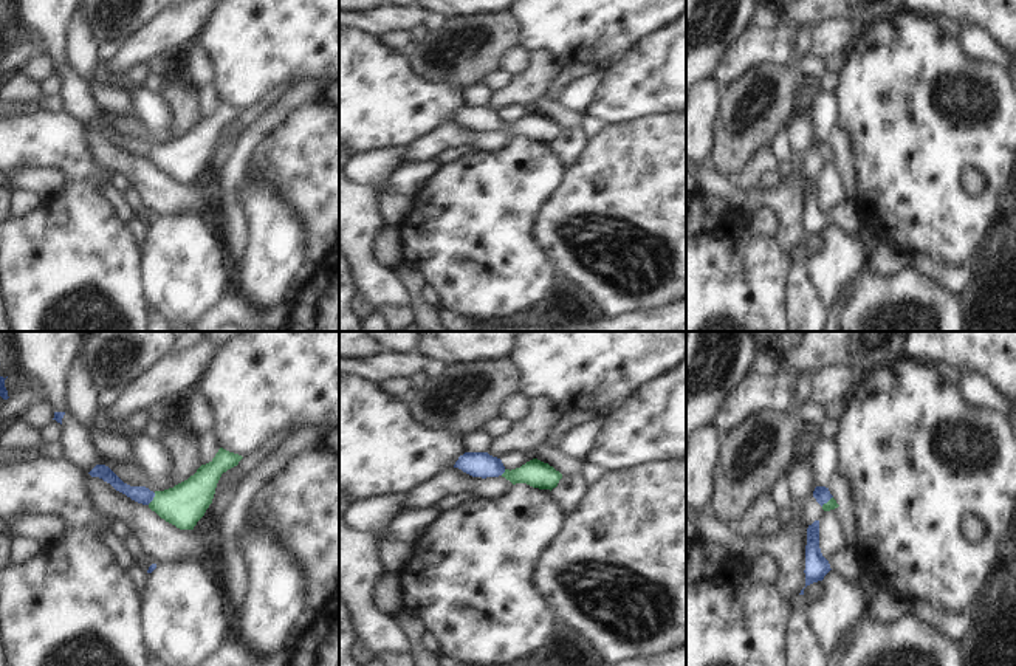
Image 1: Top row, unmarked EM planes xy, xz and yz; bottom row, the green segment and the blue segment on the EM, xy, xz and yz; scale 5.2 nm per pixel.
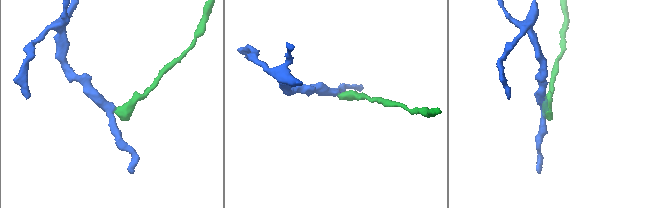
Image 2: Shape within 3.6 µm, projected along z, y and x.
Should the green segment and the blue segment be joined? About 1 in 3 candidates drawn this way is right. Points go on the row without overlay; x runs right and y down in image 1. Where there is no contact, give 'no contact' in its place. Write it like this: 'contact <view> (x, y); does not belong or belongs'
contact xy (154, 152); belongs

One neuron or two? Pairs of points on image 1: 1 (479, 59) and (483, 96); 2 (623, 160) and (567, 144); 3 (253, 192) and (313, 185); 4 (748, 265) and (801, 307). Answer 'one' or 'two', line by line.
1: two
2: two
3: two
4: two

